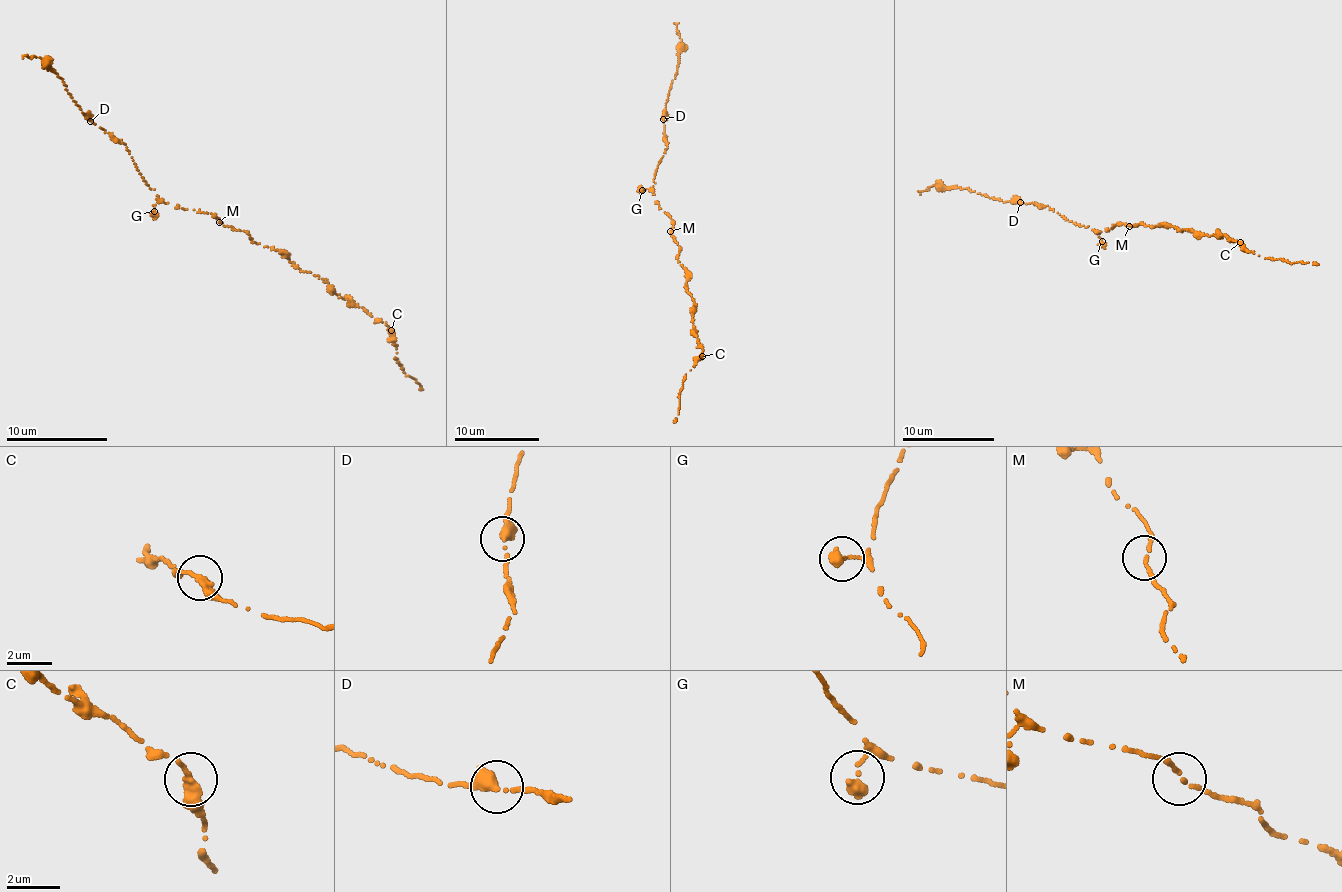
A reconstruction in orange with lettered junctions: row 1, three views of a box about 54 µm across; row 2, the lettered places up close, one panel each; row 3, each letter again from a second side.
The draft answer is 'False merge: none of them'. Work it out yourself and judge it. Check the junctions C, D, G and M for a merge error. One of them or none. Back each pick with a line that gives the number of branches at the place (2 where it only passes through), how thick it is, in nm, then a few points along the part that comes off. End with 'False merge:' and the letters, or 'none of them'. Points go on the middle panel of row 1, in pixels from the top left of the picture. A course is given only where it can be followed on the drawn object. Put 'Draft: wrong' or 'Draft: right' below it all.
False merge: none of them
Draft: right

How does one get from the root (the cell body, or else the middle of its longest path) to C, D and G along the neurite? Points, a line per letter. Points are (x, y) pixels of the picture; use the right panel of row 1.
C: (1127, 225), (1174, 226), (1208, 236), (1225, 234), (1232, 241), (1240, 242)
D: (1127, 225), (1117, 223), (1106, 231), (1095, 233), (1088, 226), (1065, 220), (1047, 205), (1020, 202)
G: (1127, 225), (1117, 223), (1106, 231), (1100, 231), (1102, 241)

